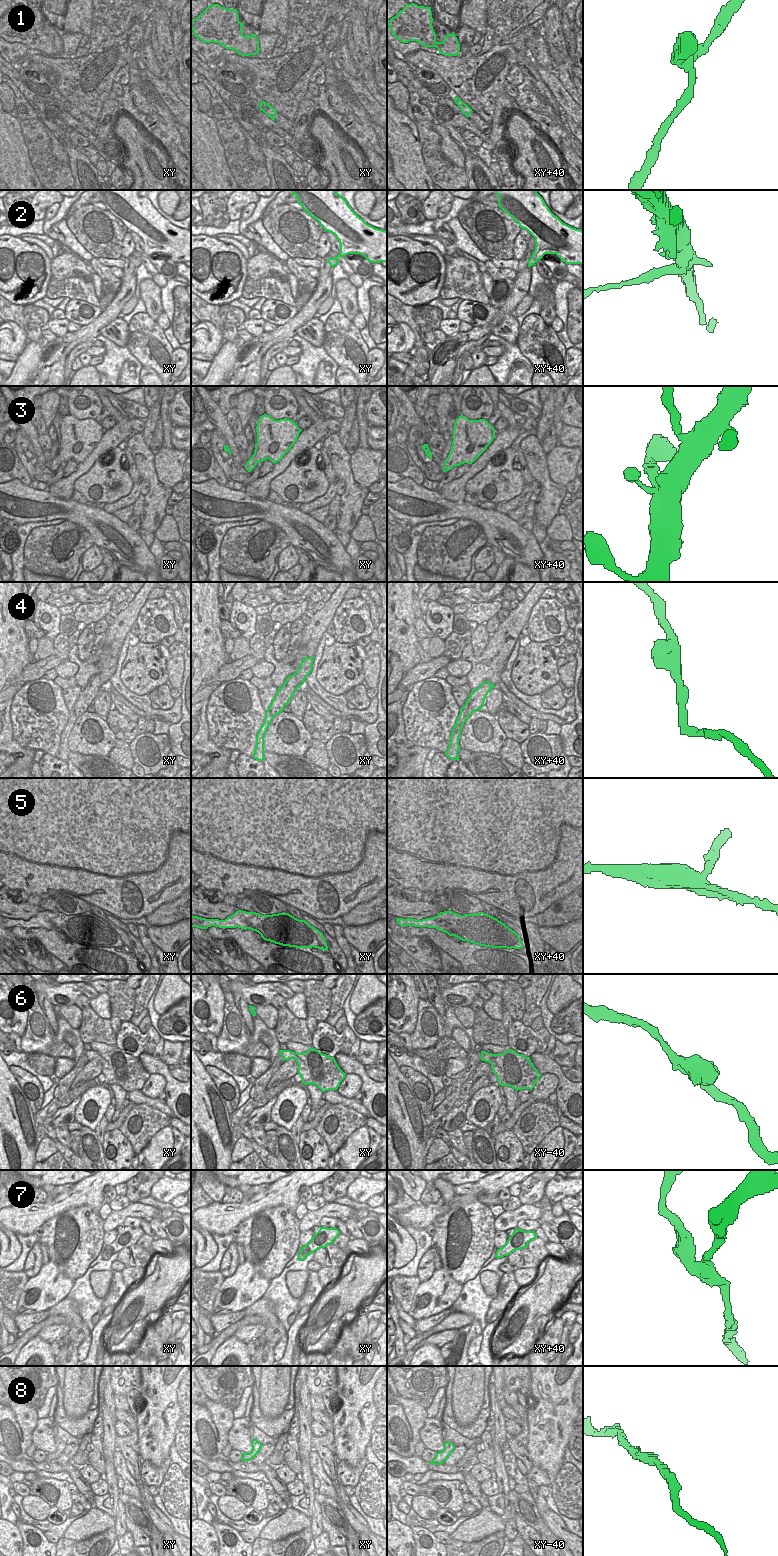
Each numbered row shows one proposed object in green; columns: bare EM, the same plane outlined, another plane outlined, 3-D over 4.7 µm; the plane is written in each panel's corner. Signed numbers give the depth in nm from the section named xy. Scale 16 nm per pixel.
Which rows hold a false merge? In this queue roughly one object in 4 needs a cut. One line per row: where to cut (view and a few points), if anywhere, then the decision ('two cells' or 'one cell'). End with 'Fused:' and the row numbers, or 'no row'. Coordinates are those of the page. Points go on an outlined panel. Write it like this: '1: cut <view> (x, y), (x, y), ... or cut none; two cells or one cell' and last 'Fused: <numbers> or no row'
1: cut none; one cell
2: cut none; one cell
3: cut none; one cell
4: cut none; one cell
5: cut xy (312, 927), (318, 940), (318, 947); two cells
6: cut none; one cell
7: cut none; one cell
8: cut none; one cell
Fused: 5

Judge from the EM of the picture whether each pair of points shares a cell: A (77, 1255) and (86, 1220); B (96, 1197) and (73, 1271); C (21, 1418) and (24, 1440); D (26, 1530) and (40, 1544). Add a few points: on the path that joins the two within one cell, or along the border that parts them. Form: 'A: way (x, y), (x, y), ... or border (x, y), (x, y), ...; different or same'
A: way (79, 1246), (81, 1242), (81, 1229); same
B: border (68, 1209), (89, 1205), (98, 1213); different
C: way (21, 1423), (23, 1435); same
D: way (32, 1529), (41, 1538); same

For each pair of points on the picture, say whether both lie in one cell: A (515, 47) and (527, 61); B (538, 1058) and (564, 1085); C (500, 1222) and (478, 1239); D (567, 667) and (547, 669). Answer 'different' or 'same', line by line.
A: different
B: same
C: different
D: different

